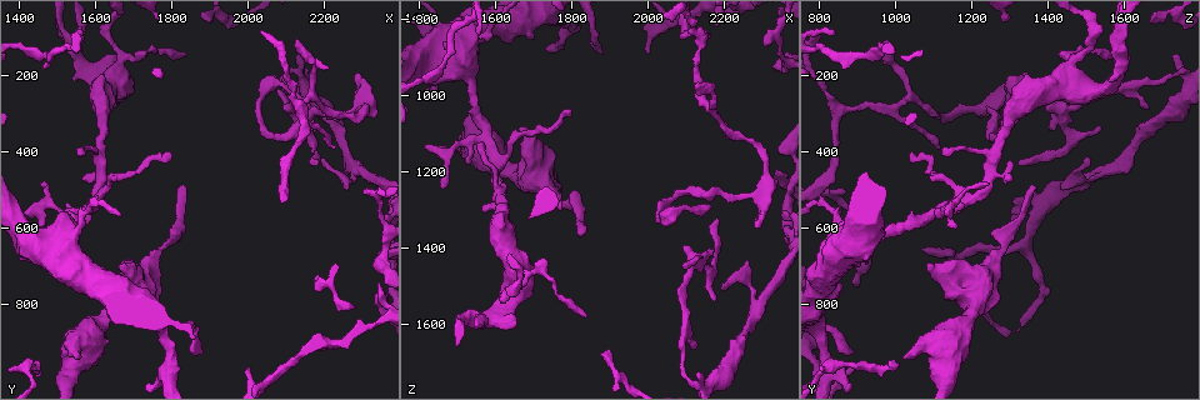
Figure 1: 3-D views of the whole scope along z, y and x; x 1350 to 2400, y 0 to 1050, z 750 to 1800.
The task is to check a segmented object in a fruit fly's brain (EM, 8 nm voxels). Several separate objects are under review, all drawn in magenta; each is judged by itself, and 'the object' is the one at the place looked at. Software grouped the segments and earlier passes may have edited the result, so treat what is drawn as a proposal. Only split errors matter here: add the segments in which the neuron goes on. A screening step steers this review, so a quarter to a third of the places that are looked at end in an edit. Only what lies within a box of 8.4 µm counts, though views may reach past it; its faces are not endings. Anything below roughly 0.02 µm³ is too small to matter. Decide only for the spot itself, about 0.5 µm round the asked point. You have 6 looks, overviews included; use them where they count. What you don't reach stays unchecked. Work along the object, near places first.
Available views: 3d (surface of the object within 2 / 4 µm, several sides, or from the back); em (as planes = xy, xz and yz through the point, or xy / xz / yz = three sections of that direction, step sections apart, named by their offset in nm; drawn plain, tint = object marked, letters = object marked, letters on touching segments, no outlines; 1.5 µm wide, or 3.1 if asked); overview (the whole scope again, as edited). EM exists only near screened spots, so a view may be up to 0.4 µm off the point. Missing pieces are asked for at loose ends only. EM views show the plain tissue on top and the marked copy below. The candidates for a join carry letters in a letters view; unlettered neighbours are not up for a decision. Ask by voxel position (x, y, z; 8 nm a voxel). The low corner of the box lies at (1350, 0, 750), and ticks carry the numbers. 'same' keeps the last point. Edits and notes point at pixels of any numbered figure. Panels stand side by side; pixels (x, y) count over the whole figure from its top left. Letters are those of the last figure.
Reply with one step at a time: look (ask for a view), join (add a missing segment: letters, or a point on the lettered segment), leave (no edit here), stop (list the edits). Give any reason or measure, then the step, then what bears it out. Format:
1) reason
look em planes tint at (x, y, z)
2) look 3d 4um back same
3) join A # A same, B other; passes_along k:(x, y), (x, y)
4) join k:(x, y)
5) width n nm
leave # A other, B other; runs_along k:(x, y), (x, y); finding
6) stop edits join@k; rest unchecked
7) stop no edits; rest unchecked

an open end
look 3d 2um at (1840, 145, 1575)

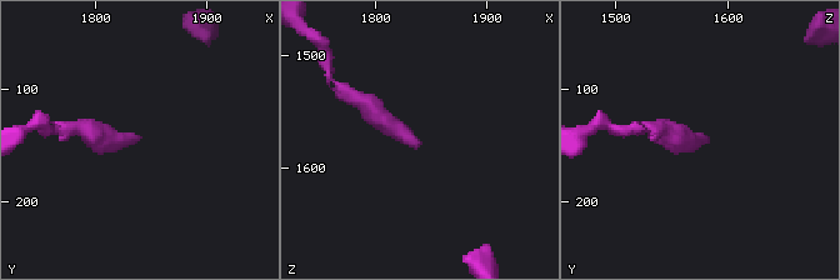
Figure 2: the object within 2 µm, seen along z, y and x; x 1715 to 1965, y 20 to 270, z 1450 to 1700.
look em xy step 4 tint at (1840, 142, 1582)

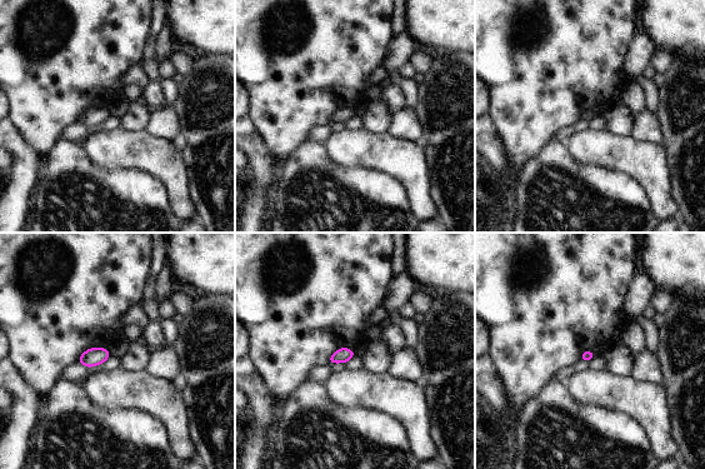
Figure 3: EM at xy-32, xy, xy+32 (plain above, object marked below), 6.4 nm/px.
another direction
look em planes letters same

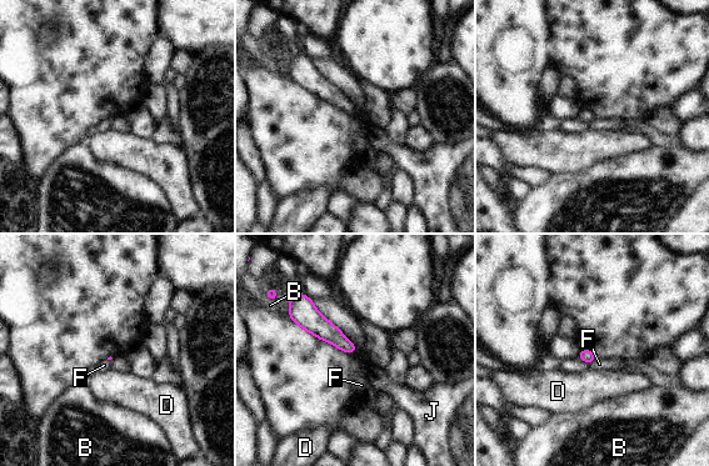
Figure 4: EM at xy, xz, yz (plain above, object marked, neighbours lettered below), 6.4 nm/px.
leave # B other, D other, F other, J other; border 4:(577, 356), (588, 364); none of them fits

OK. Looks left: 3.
free end
look 3d 4um at (1670, 690, 1085)

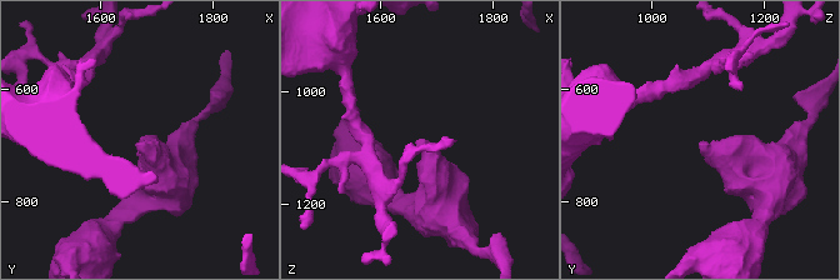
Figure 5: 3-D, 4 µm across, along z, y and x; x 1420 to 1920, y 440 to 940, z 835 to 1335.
now the EM
look em xy step 4 letters at (1670, 695, 1085)

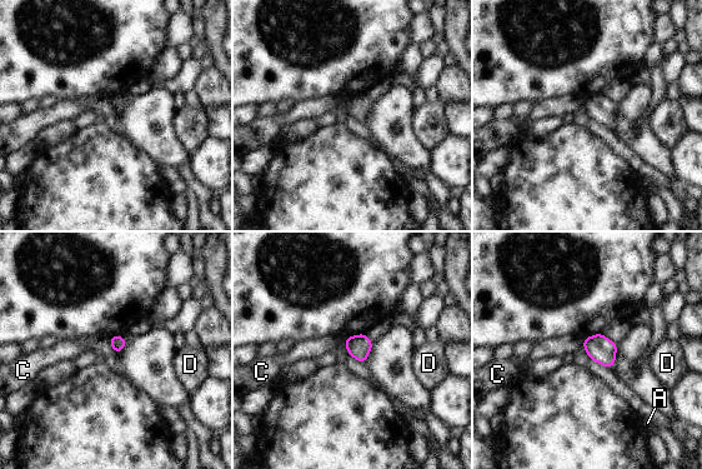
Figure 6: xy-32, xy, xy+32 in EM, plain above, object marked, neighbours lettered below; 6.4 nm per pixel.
leave # A other, C other, D other; no lettered segment goes on from it

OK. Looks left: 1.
tapers out
look em planes letters at (1815, 495, 1365)

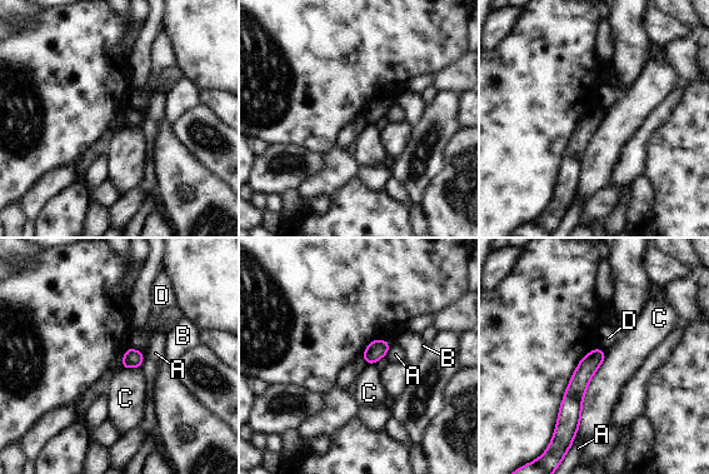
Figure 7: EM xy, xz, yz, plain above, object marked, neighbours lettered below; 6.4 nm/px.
leave # A other, B other, C other, D other; runs_along 7:(598, 352), (574, 393), (572, 427); no lettered segment goes on from it

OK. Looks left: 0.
stop no edits; rest unchecked

